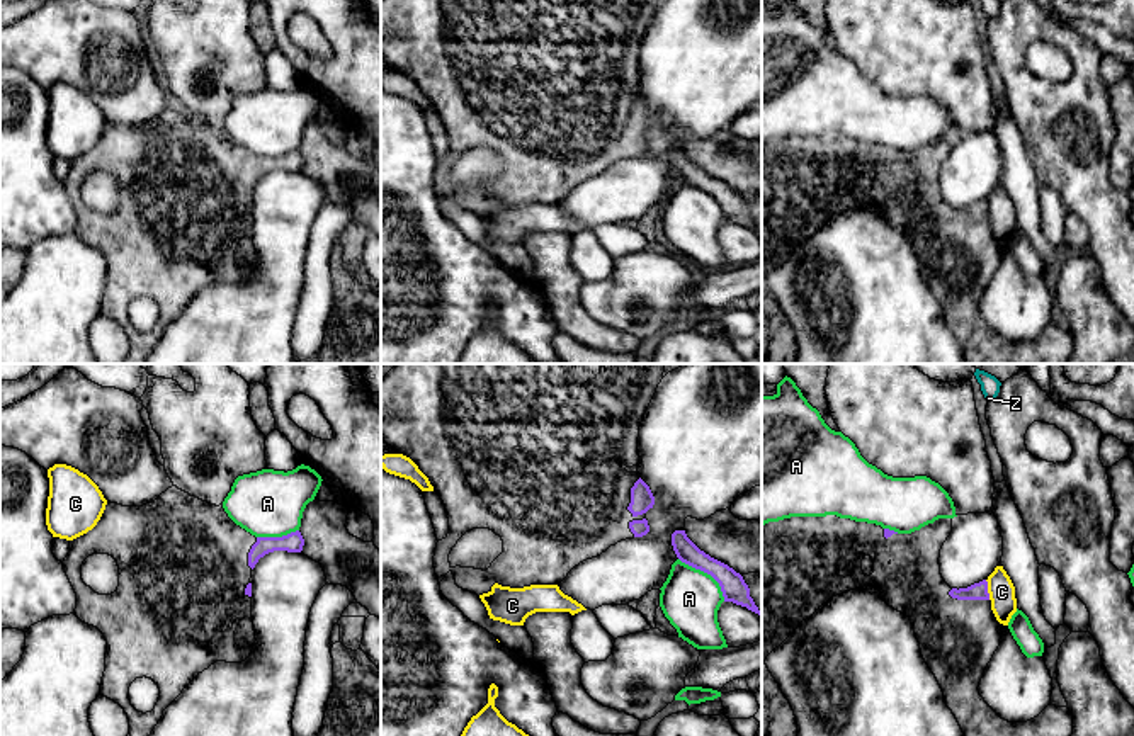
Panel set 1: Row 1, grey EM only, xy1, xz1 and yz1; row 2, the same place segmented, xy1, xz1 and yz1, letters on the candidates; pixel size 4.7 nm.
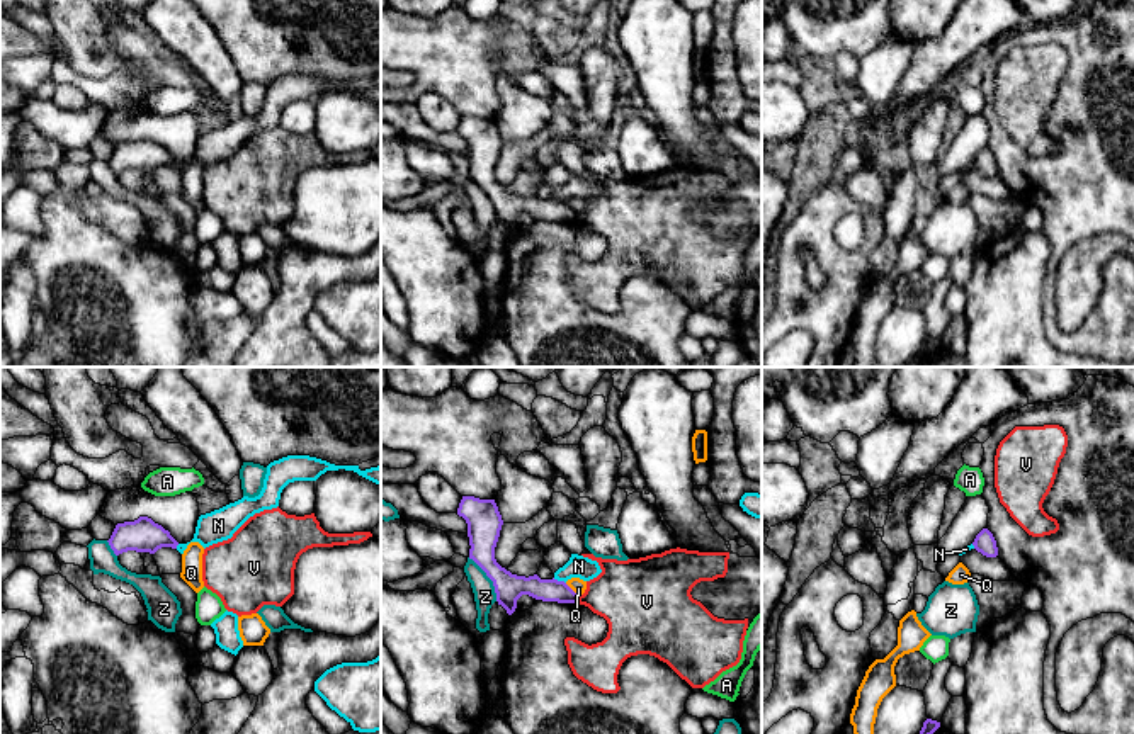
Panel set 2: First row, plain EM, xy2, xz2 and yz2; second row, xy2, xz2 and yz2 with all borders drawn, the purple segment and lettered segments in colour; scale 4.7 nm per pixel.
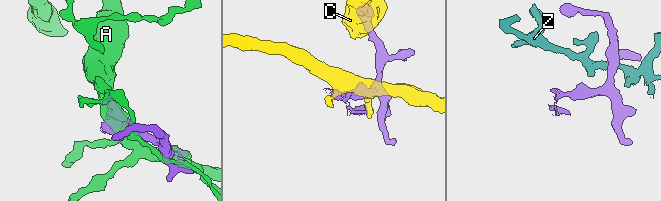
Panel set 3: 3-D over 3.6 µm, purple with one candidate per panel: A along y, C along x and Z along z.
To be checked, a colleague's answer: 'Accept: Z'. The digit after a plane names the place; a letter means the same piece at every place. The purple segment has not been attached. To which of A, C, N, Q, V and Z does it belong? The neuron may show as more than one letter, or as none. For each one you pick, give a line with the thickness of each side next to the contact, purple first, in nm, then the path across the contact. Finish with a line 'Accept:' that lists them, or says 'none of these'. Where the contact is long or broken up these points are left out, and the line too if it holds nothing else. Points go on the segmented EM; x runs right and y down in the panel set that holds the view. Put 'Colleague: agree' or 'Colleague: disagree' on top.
Colleague: disagree
Accept: none of these

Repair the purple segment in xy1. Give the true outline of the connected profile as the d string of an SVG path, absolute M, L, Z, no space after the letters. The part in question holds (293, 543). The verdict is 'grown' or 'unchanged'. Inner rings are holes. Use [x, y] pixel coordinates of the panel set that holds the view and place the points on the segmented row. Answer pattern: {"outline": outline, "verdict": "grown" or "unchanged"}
{"outline": "M177 486L168 488L155 501L143 507L122 507L107 501L97 525L87 534L70 541L70 552L63 561L65 573L77 593L75 615L97 627L105 641L105 671L100 695L119 704L129 719L128 736L150 736L163 711L182 690L216 661L241 663L255 646L252 622L252 569L269 552L301 552L304 539L299 530L282 537L255 537L236 525L223 505L209 505ZM92 554L109 554L119 566L119 586L111 595L99 595L82 580L82 564ZM136 678L151 678L160 697L151 712L138 712L129 700L129 687Z", "verdict": "grown"}

